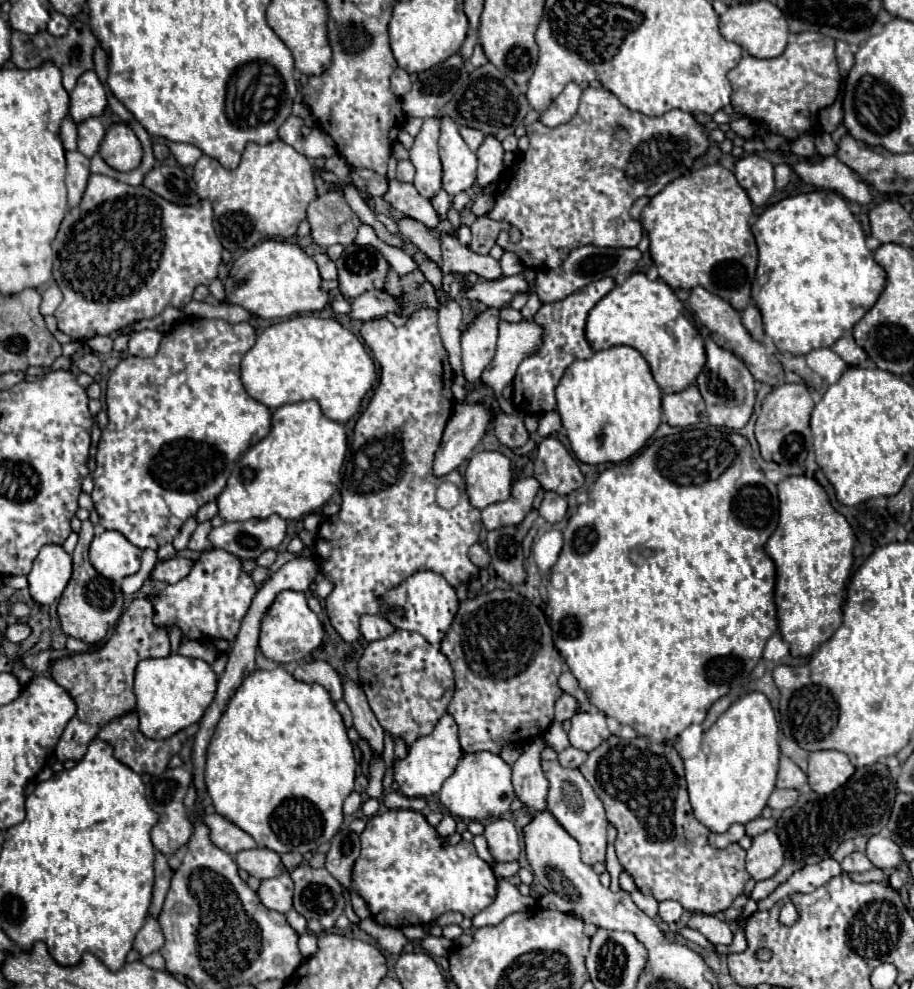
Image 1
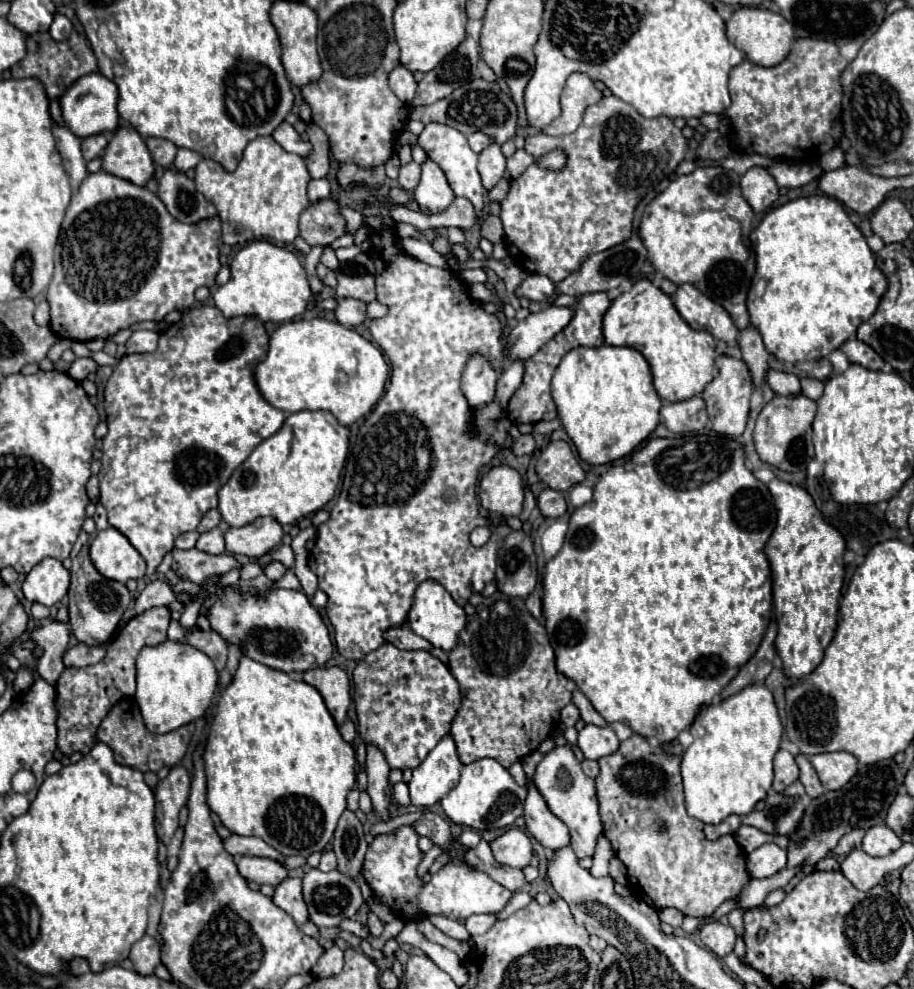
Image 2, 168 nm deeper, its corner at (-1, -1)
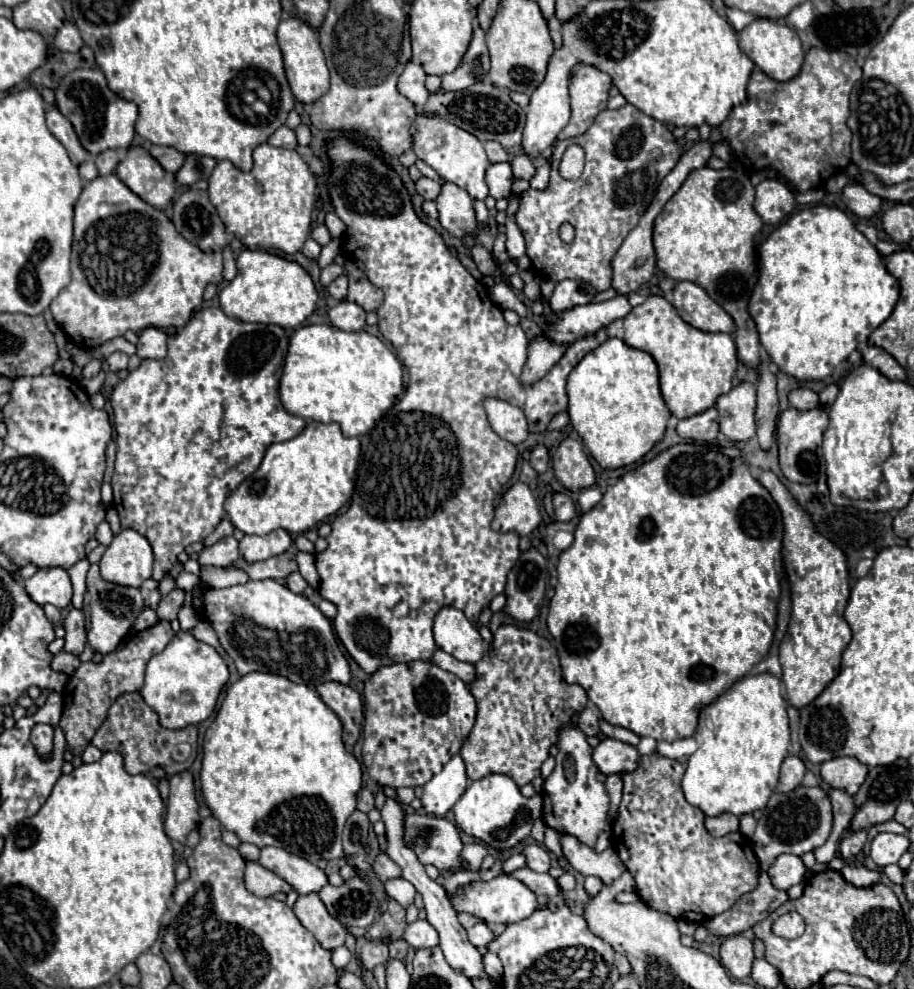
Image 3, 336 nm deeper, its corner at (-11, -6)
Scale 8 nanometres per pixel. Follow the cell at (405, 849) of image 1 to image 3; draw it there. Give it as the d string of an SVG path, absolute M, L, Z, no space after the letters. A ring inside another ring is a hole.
M499 875L493 881L477 881L477 883L463 885L451 897L451 903L457 911L471 913L479 919L485 919L487 923L503 923L503 925L523 921L539 907L537 895L525 883L517 881L515 877L507 877L507 875Z

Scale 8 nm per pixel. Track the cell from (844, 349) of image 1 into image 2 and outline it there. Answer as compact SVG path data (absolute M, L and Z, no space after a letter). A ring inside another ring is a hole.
M849 338L841 350L847 354L849 362L851 364L859 364L863 368L869 368L869 370L881 370L883 368L883 358L879 358L879 354L867 346L865 342L857 340L857 338Z

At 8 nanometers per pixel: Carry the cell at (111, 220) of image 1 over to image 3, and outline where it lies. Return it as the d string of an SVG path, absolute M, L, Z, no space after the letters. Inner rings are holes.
M115 173L99 175L83 187L75 205L75 239L71 255L71 283L53 299L51 313L67 337L81 349L93 349L123 335L125 331L143 331L145 327L183 327L193 311L203 303L203 291L209 283L223 279L221 253L197 251L187 239L177 235L171 219L137 197Z

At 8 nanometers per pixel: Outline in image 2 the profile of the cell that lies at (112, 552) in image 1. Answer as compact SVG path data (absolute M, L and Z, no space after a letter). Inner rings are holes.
M111 526L91 540L89 554L91 562L105 578L127 582L129 578L139 580L145 576L145 560L141 554L119 530Z

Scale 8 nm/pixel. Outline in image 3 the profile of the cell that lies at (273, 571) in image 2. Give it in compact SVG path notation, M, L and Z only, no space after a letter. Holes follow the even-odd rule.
M293 573L287 577L287 587L293 591L293 593L303 593L305 587L307 587L307 581L301 577L301 573Z

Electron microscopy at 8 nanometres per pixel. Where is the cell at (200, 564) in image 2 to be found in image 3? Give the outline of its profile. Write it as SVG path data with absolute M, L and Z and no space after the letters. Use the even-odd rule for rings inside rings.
M287 551L259 563L247 563L245 559L239 559L237 563L233 563L233 567L245 569L251 579L283 579L297 571L297 561L295 555Z

